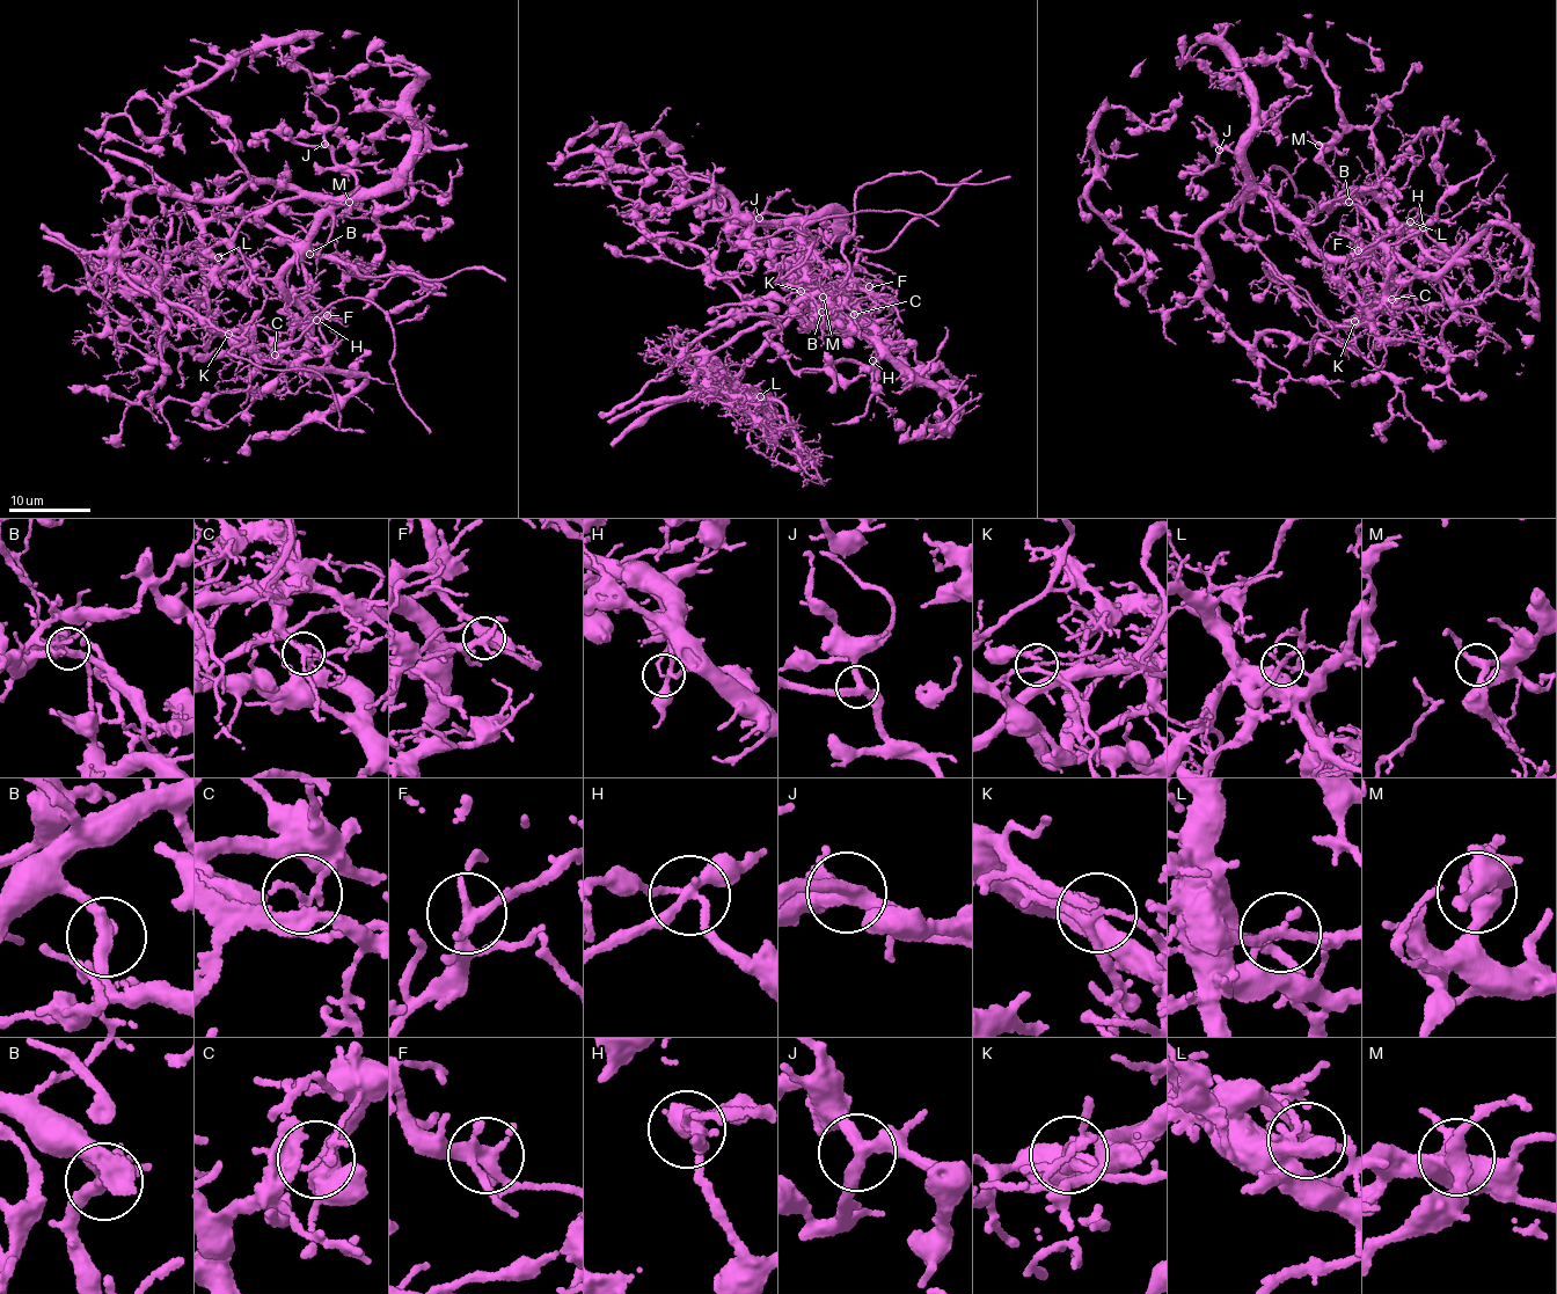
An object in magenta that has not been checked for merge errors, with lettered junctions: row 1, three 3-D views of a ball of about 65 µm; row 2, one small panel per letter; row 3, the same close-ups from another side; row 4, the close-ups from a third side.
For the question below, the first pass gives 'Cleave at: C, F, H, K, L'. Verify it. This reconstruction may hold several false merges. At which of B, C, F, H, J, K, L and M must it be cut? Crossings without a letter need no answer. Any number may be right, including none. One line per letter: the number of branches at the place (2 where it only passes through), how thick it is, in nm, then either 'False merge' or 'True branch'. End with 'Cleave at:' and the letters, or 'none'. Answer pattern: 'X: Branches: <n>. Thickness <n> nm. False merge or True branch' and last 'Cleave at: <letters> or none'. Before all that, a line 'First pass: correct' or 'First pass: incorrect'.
First pass: correct
B: Branches: 3. Thickness 300 nm. True branch
C: Branches: 2. Thickness 140 nm. False merge
F: Branches: 4. Thickness 240 nm. False merge
H: Branches: 4. Thickness 220 nm. False merge
J: Branches: 3. Thickness 320 nm. True branch
K: Branches: 3. Thickness 170 nm. False merge
L: Branches: 4. Thickness 190 nm. False merge
M: Branches: 3. Thickness 300 nm. True branch
Cleave at: C, F, H, K, L

